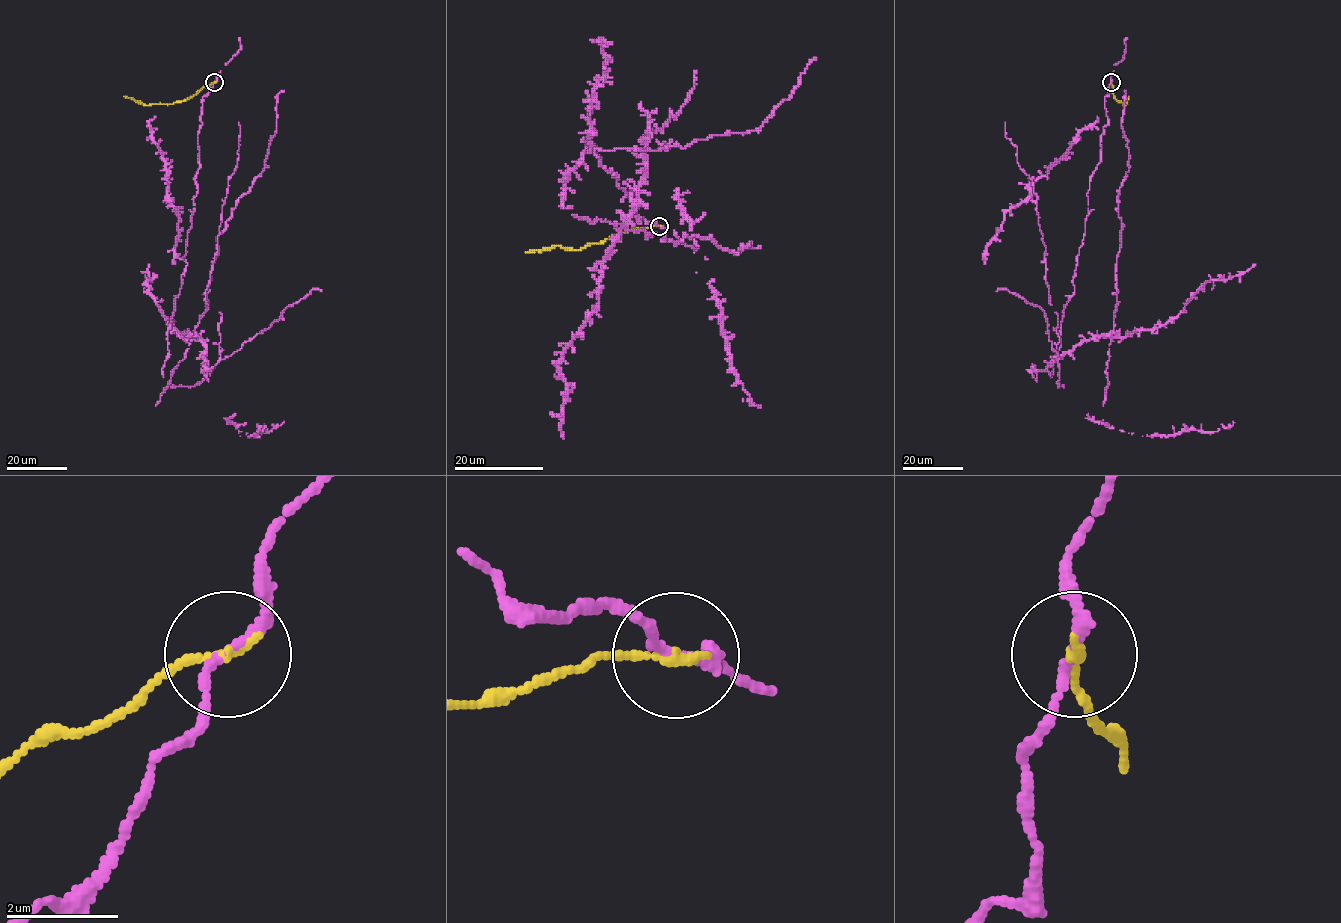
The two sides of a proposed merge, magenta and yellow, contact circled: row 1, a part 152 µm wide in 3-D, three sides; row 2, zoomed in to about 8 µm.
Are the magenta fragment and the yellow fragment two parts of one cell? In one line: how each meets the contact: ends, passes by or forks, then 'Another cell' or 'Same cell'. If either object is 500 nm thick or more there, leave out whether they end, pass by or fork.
At the ring magenta passes by. At the ring yellow ends. Another cell

